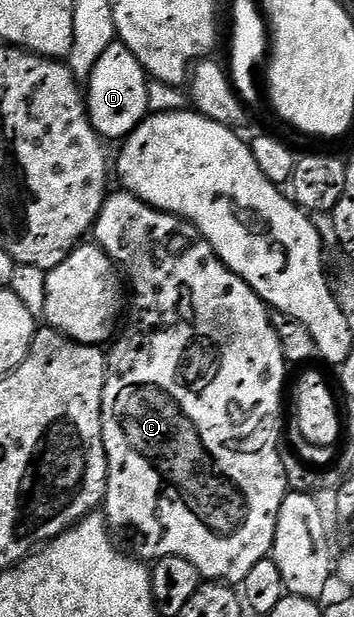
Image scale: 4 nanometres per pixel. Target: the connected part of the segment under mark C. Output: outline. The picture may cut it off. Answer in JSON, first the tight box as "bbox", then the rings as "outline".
{"bbox":[93,192,289,584],"outline":[[[130,192],[118,193],[108,193],[99,219],[93,227],[94,241],[110,256],[112,262],[121,267],[129,283],[130,293],[131,290],[135,293],[129,298],[130,310],[126,315],[125,325],[110,343],[107,354],[107,383],[103,393],[103,443],[107,453],[105,517],[112,527],[128,526],[131,529],[121,531],[117,538],[120,543],[128,542],[131,545],[130,553],[140,560],[181,556],[188,558],[204,579],[241,584],[245,576],[249,576],[253,564],[270,555],[271,548],[275,545],[277,516],[281,512],[285,496],[289,493],[287,473],[283,467],[283,450],[279,446],[279,421],[283,418],[283,385],[287,382],[289,363],[271,323],[272,311],[267,303],[262,302],[257,292],[253,292],[253,288],[249,288],[249,284],[245,284],[241,276],[233,273],[216,256],[209,240],[201,236],[201,232],[192,222],[153,208]]]}

